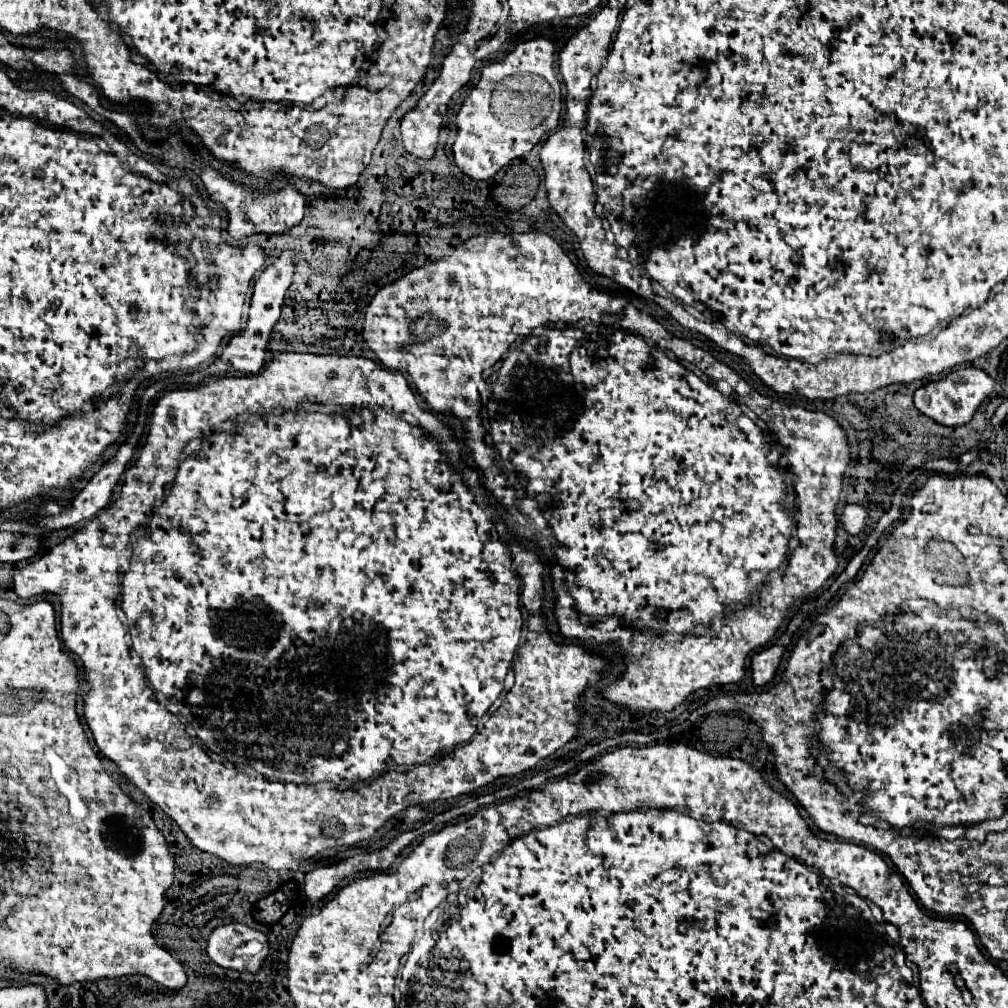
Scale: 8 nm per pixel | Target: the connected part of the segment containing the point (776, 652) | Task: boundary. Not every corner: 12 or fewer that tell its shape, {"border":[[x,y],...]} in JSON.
{"border":[[773,644],[751,658],[755,686],[773,680],[783,646]]}

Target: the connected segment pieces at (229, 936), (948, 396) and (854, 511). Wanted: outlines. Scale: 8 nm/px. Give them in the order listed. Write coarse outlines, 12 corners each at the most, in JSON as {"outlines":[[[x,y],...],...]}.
{"outlines":[[[243,924],[217,926],[211,962],[257,972],[267,936]],[[961,368],[915,390],[921,414],[961,426],[993,392],[983,370]],[[847,504],[839,522],[847,534],[859,534],[867,508]]]}

